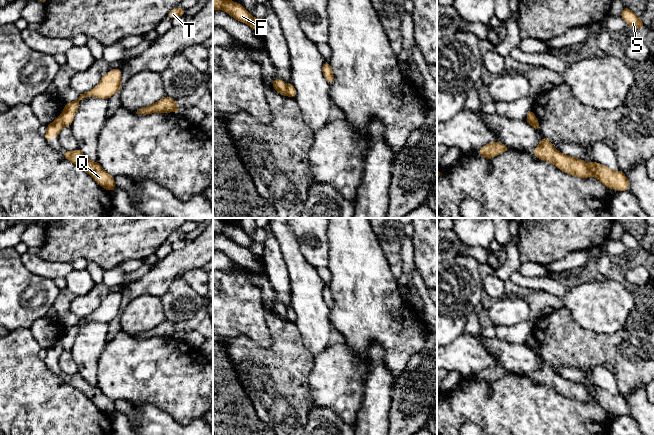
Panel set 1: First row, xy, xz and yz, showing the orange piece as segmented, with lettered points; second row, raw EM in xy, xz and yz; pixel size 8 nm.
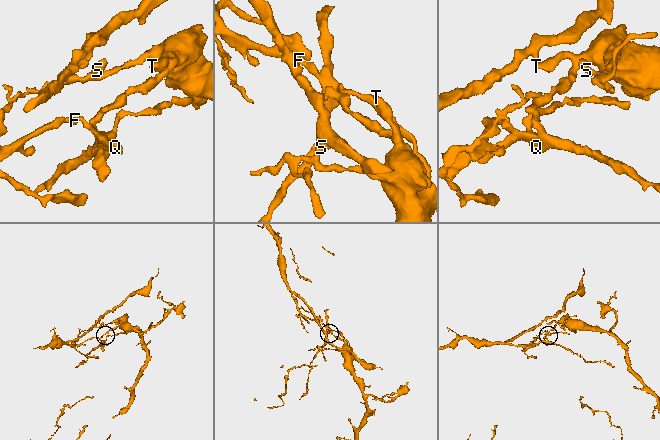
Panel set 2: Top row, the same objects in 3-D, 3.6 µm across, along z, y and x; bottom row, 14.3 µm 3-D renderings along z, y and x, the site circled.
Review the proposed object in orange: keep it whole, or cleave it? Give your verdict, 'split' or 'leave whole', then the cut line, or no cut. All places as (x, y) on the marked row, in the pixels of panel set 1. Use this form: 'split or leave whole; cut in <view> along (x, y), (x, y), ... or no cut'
split; cut in xz along (286, 85), (287, 95)

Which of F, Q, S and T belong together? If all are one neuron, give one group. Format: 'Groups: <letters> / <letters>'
Groups: F Q / S T

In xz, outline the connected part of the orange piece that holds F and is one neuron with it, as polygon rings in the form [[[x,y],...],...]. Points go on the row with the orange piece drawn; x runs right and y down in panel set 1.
[[[213,0],[213,10],[215,9],[221,9],[234,19],[248,24],[255,31],[263,33],[265,26],[264,19],[253,18],[242,4],[238,4],[232,0]]]

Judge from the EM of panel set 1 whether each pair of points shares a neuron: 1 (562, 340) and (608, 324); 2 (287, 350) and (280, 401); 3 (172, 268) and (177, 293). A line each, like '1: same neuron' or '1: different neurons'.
1: different neurons
2: same neuron
3: different neurons

